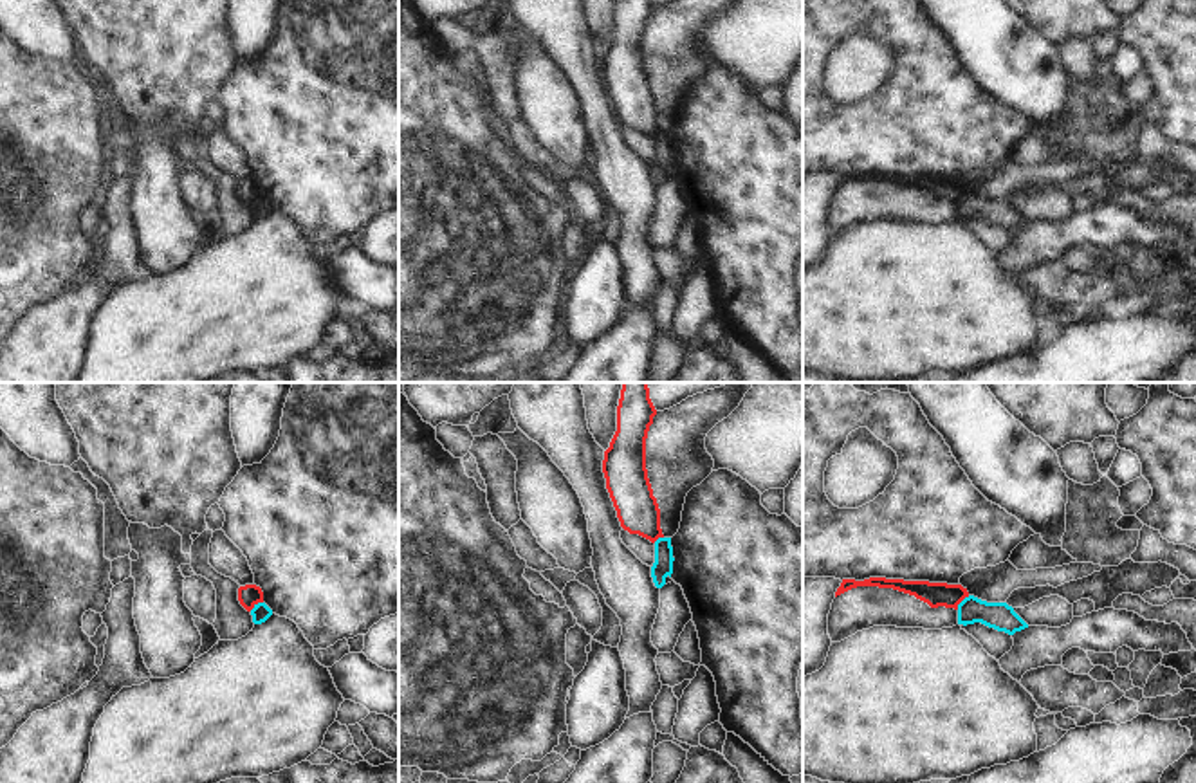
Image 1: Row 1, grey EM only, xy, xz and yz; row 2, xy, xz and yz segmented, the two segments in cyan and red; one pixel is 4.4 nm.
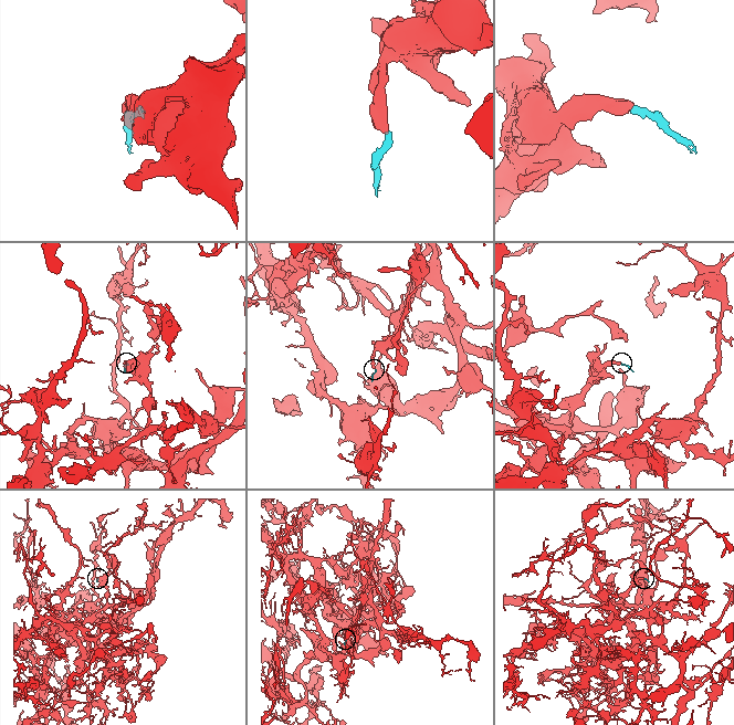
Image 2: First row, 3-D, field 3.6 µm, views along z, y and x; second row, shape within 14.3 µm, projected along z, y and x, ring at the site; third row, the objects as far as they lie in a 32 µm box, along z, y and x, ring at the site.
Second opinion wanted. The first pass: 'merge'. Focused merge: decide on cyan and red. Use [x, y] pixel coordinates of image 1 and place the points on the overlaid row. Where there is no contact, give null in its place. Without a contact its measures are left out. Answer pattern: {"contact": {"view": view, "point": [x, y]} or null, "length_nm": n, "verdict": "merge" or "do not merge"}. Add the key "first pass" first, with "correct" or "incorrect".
{"first pass": "incorrect", "contact": {"view": "yz", "point": [962, 601]}, "length_nm": 90, "verdict": "do not merge"}

